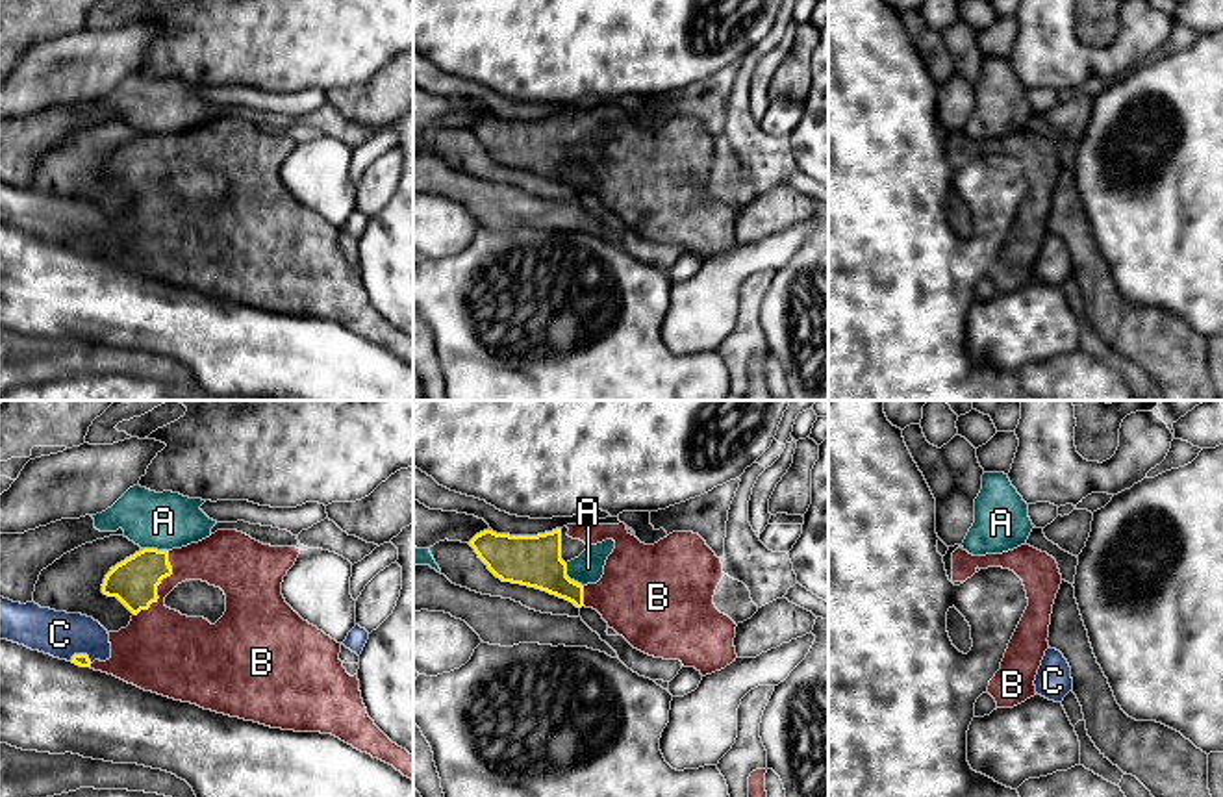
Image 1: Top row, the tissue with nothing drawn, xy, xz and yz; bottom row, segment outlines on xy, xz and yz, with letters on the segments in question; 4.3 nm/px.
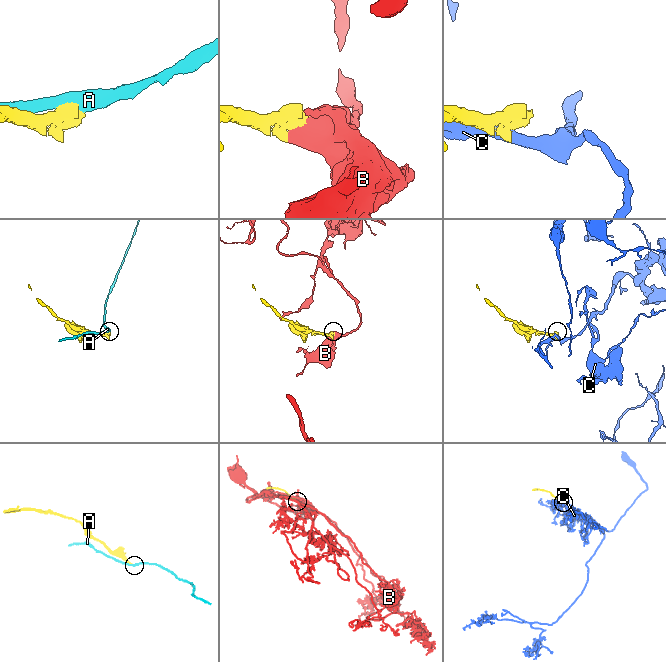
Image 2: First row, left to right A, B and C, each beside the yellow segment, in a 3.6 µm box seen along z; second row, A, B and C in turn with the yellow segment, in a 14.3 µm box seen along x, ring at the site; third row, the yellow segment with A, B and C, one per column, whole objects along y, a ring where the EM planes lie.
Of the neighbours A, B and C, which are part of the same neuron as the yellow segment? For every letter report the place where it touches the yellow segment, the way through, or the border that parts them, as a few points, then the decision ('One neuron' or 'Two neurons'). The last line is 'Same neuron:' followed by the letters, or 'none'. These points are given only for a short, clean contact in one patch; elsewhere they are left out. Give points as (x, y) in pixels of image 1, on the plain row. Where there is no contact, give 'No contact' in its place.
A: Touches yellow at xz (567, 162). Boundary: xz (566, 149), (566, 158), (582, 171). Two neurons
B: Touches yellow at xy (158, 169). One neuron
C: Touches yellow at xy (82, 240). Two neurons
Same neuron: B

